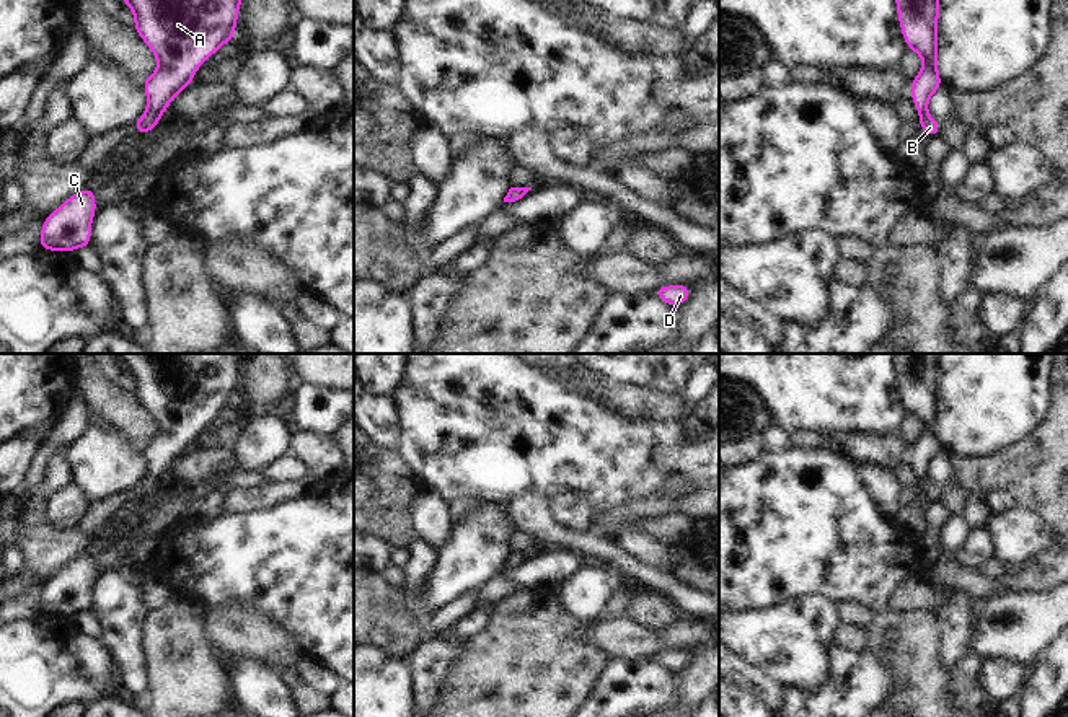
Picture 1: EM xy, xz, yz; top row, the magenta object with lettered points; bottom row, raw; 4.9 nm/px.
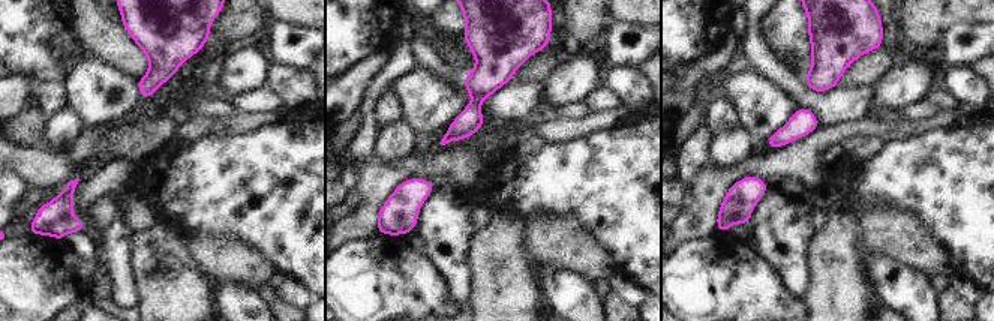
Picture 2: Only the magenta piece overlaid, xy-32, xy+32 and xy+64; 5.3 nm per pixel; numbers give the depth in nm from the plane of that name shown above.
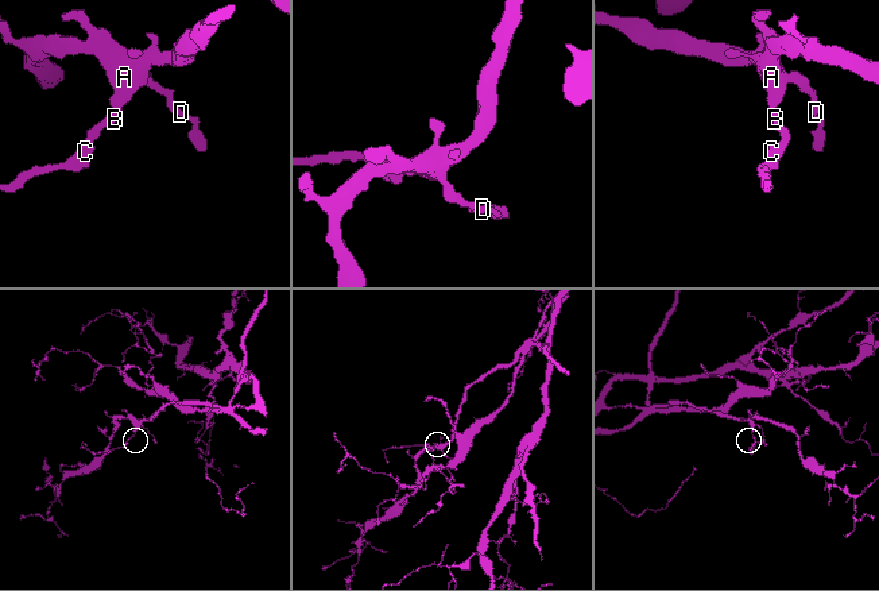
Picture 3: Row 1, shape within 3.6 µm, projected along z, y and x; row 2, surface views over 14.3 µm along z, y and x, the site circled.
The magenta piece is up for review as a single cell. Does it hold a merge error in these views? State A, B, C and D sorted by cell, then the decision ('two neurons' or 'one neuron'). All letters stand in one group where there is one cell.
A B C D; one neuron

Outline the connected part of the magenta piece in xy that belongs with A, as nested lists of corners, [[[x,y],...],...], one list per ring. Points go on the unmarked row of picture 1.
[[[116,354],[116,358],[134,378],[134,393],[158,427],[155,437],[142,445],[147,474],[134,487],[137,500],[147,500],[171,466],[194,446],[201,430],[235,404],[238,373],[245,365],[240,354]]]

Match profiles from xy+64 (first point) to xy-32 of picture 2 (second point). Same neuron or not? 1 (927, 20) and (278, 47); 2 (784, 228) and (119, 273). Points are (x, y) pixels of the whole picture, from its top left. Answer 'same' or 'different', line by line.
1: different
2: same

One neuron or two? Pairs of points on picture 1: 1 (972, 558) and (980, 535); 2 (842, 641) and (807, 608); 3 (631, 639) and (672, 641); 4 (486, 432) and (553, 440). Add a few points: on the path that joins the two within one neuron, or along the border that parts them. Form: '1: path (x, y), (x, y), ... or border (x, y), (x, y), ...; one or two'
1: path (975, 553), (980, 540); one
2: border (842, 623), (834, 631), (832, 646); two
3: border (653, 633), (667, 649); two
4: path (503, 432), (537, 432); one

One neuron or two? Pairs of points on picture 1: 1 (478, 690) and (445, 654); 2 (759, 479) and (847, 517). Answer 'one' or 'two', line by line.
1: two
2: one

